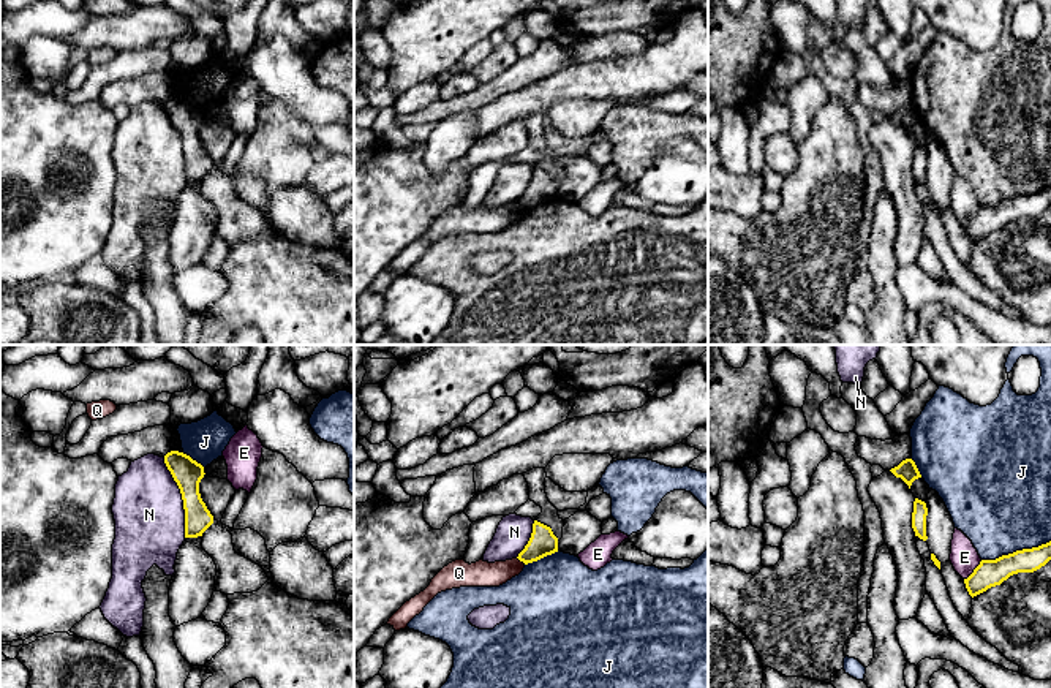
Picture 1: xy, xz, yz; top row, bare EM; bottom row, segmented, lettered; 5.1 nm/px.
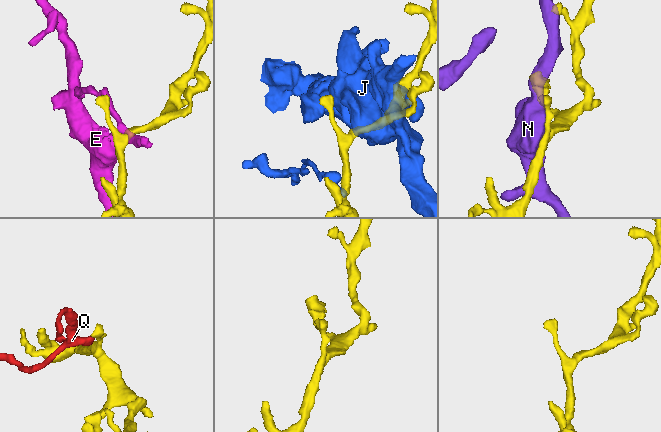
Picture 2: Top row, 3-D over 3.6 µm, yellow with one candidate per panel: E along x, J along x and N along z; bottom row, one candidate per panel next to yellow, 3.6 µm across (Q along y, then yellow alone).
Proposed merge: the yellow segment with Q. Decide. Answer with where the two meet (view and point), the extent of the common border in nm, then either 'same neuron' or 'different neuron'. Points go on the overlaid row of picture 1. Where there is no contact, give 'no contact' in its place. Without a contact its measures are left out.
xz (522, 560) | 60 nm | different neuron

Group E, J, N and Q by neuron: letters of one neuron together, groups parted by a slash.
E / J / N / Q

